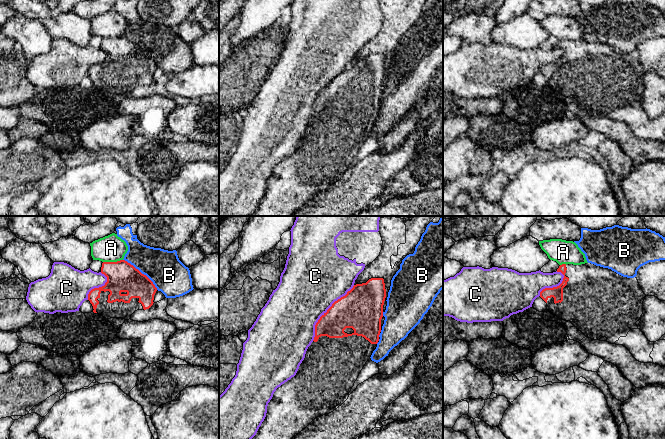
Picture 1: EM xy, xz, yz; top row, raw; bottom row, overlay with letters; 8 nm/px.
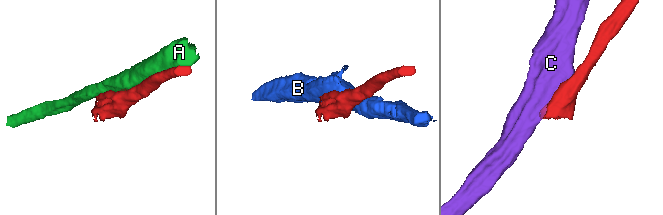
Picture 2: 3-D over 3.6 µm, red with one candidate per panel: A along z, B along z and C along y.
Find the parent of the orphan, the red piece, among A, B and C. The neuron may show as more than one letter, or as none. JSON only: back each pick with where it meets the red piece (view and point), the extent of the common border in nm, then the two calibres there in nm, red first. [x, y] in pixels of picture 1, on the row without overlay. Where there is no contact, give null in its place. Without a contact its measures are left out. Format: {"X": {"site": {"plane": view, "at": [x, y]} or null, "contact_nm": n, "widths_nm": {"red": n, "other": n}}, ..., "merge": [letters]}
{"merge": []}

